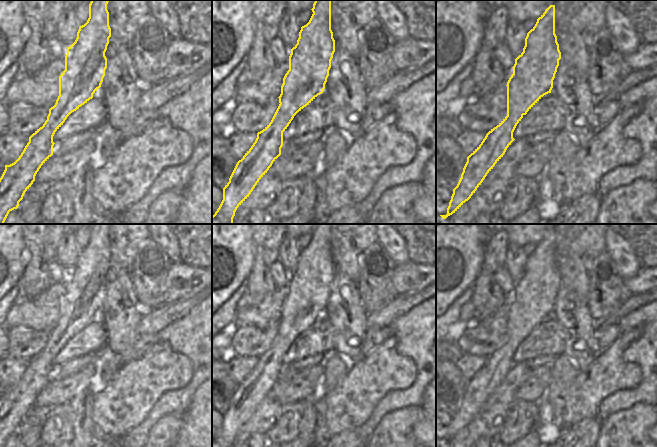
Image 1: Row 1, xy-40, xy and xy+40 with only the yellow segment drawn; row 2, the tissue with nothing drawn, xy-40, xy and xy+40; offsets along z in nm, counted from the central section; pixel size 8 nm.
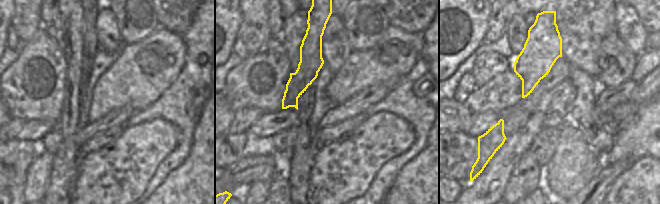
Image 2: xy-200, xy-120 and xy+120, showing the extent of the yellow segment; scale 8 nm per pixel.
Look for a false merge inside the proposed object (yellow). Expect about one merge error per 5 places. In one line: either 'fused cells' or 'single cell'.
fused cells

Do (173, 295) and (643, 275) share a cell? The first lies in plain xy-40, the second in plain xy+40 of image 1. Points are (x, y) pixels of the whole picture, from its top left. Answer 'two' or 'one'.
one

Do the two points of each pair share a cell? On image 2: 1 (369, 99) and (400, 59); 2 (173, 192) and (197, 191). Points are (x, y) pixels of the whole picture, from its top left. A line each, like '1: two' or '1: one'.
1: two
2: one

